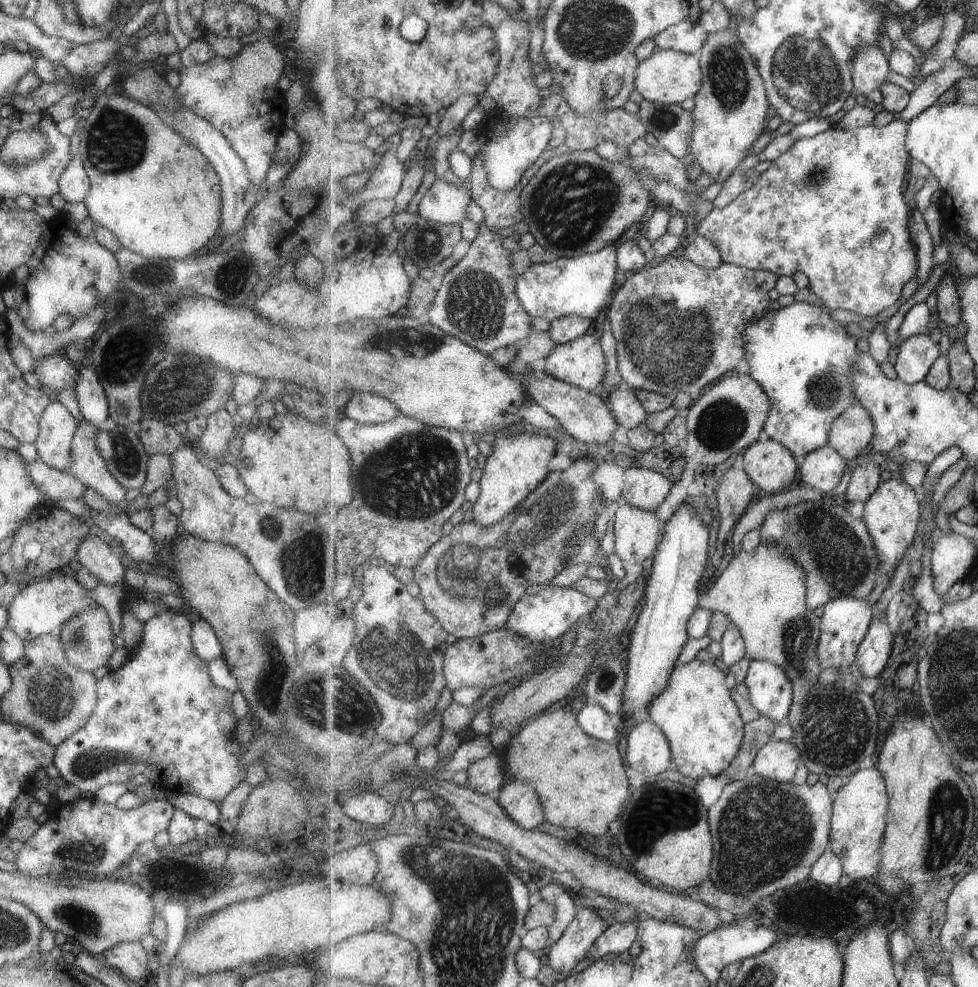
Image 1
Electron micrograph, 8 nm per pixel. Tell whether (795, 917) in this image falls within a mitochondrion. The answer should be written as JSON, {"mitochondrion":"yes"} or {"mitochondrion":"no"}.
{"mitochondrion":"no"}

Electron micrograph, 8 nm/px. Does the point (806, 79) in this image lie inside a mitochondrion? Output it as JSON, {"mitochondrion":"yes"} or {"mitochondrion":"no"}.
{"mitochondrion":"yes"}

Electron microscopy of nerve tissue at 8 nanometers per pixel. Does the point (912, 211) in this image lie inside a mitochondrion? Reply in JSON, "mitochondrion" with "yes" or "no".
{"mitochondrion":"no"}

